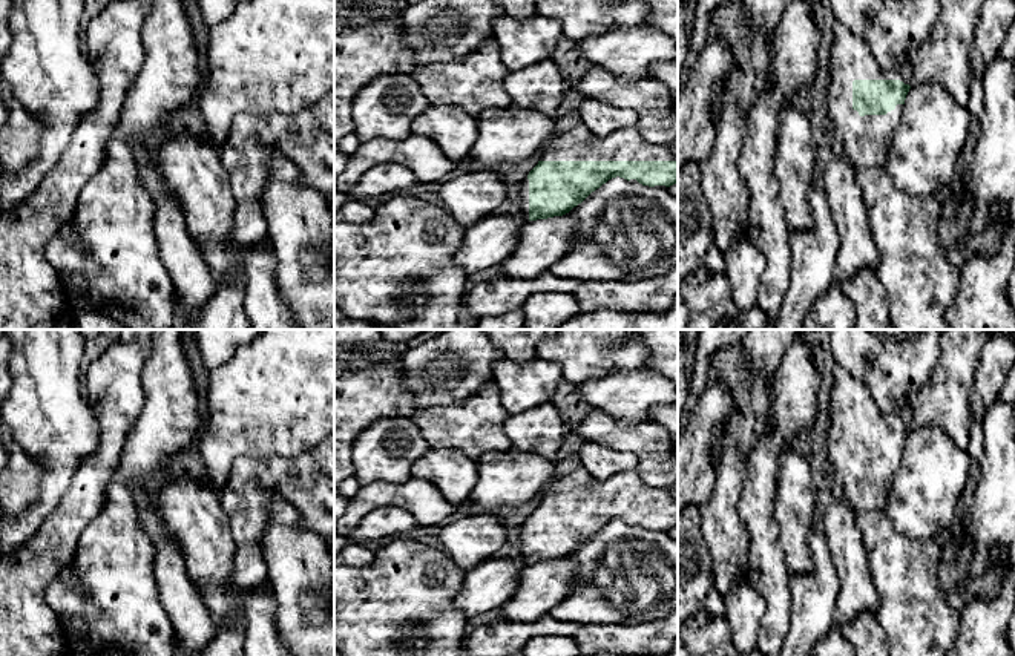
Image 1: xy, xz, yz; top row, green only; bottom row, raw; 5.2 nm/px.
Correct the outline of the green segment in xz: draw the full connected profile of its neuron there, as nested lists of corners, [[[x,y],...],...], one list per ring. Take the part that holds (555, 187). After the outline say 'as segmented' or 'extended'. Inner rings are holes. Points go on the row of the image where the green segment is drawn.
[[[583,123],[553,135],[541,150],[541,159],[521,182],[521,221],[563,216],[612,178],[667,190],[678,182],[678,155],[667,146],[655,146],[641,136],[638,126],[596,136]]]; extended

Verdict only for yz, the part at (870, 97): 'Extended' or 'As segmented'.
Extended

